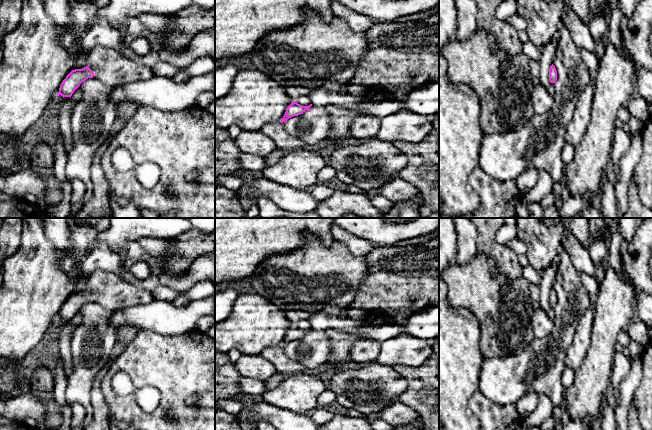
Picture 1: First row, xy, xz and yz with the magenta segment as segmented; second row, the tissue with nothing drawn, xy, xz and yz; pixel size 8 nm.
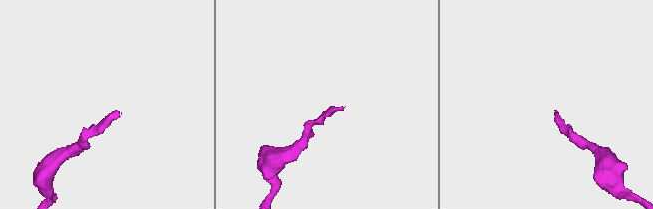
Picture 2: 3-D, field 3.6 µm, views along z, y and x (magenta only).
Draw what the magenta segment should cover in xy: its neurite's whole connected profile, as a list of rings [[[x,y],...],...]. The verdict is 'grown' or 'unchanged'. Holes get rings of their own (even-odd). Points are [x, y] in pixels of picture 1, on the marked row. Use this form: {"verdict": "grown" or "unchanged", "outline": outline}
{"verdict": "grown", "outline": [[[97,46],[87,55],[87,66],[82,69],[72,70],[60,85],[57,95],[71,97],[80,84],[88,78],[95,78],[110,87],[125,83],[144,81],[155,77],[151,68],[135,63],[133,60],[123,56],[119,50],[104,46]]]}

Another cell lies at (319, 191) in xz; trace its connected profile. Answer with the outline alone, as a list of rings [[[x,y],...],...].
[[[317,183],[310,189],[310,193],[315,199],[322,201],[332,195],[333,189],[324,183]]]

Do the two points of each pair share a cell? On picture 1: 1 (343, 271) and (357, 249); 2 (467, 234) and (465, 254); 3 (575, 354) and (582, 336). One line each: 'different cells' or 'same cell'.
1: different cells
2: same cell
3: same cell

